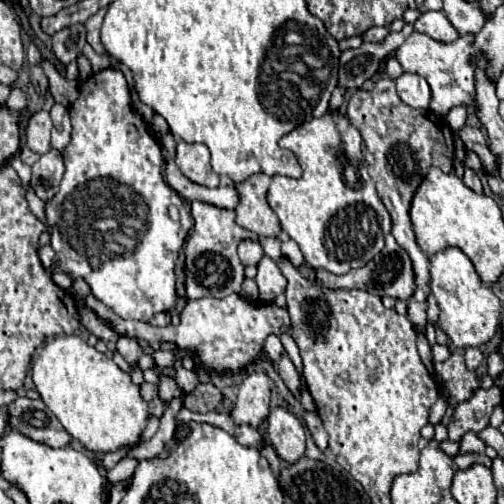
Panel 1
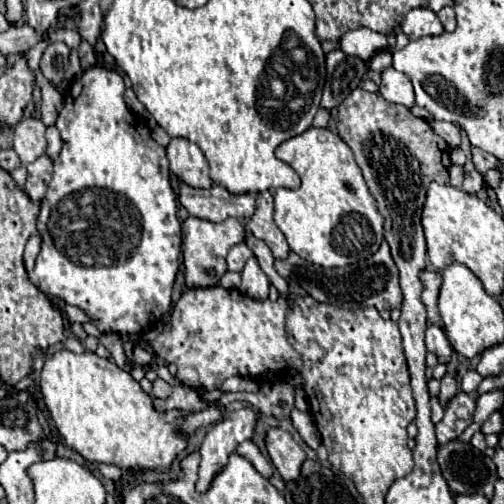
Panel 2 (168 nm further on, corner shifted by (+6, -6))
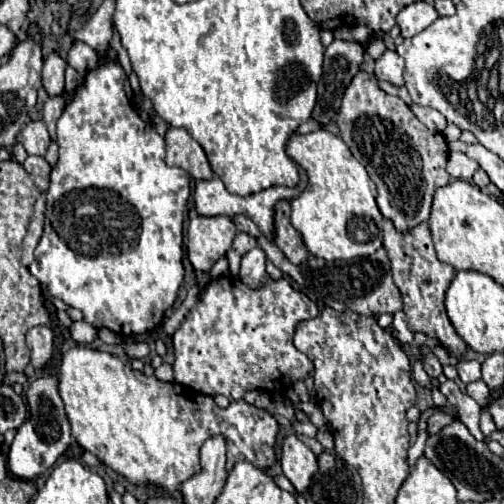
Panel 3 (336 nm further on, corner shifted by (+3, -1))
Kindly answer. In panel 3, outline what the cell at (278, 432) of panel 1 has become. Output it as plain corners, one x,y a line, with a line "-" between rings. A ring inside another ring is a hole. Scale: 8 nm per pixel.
291,434
281,442
281,466
289,482
303,492
317,470
317,458
295,434

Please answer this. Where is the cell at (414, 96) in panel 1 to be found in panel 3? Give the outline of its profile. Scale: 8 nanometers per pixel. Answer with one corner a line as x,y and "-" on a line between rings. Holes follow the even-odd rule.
387,50
379,60
375,60
375,76
379,80
387,80
389,84
403,86
403,74
405,74
405,62
397,56
397,52

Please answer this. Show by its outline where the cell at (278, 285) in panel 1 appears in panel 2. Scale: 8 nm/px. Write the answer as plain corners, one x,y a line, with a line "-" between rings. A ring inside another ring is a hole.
250,257
242,269
242,285
240,293
252,297
252,299
268,299
268,277
258,265
256,257

